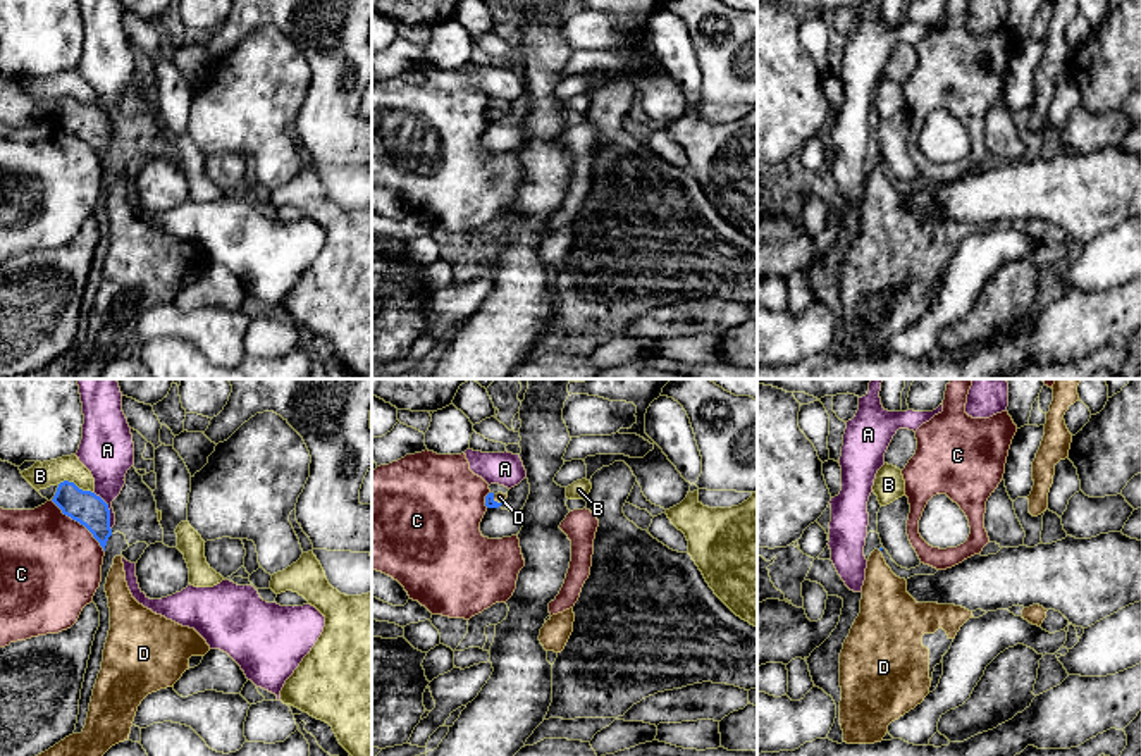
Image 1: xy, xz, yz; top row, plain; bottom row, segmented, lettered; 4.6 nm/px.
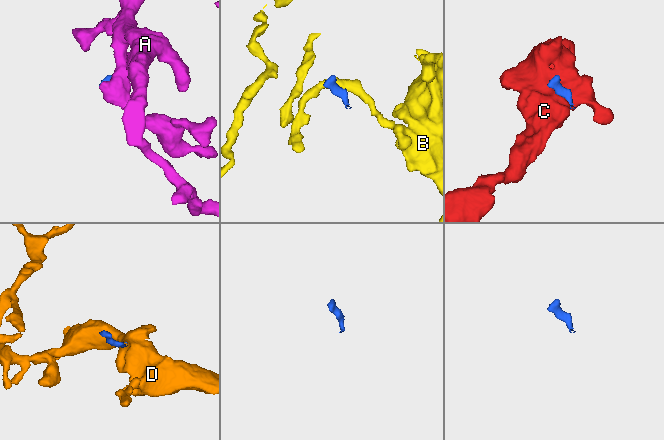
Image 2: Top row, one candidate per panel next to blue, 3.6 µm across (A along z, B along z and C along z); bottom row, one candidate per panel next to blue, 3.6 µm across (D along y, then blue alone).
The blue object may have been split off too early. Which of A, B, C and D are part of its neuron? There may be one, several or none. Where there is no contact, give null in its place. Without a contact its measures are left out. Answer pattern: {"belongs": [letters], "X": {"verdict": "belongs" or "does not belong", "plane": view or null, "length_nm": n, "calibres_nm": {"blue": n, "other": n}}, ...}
{"belongs": ["D"], "A": {"verdict": "does not belong", "plane": "xy", "length_nm": 200, "calibres_nm": {"blue": 160, "other": 220}}, "B": {"verdict": "does not belong", "plane": "xy", "length_nm": 170, "calibres_nm": {"blue": 160, "other": 120}}, "C": {"verdict": "does not belong", "plane": "xy", "length_nm": 360, "calibres_nm": {"blue": 160, "other": 480}}, "D": {"verdict": "belongs", "plane": "xz", "length_nm": 60, "calibres_nm": {"blue": 50, "other": 50}}}

